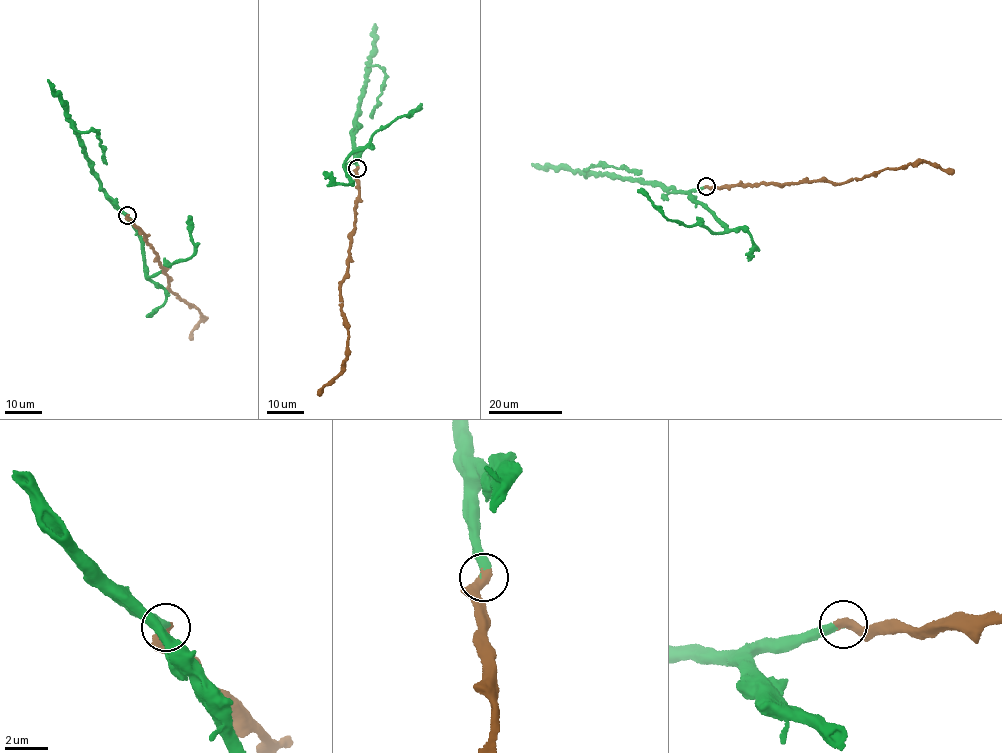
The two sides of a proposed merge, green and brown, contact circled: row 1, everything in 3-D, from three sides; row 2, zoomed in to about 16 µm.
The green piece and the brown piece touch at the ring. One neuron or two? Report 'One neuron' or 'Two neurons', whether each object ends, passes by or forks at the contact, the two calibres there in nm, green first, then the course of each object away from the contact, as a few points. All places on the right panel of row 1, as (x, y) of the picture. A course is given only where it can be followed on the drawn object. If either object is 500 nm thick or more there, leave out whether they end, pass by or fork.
One neuron. Thickness 340 nm (green) against 500 nm. Course of green: (706, 187), (676, 192), (649, 183), (612, 179), (605, 175), (584, 175), (594, 166), (626, 167), (641, 173). Course of brown: (706, 187), (765, 182), (780, 184), (824, 178), (838, 184), (922, 161), (954, 172)

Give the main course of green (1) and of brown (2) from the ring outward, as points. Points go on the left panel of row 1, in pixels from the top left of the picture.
1: (127, 215), (100, 186), (73, 127), (77, 131), (97, 132), (104, 149), (104, 163)
2: (127, 215), (154, 248), (171, 279), (170, 290), (181, 301), (195, 306), (205, 318), (195, 325), (191, 340)

